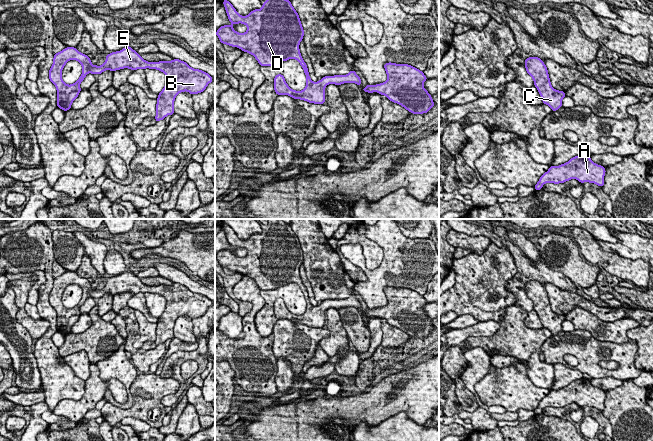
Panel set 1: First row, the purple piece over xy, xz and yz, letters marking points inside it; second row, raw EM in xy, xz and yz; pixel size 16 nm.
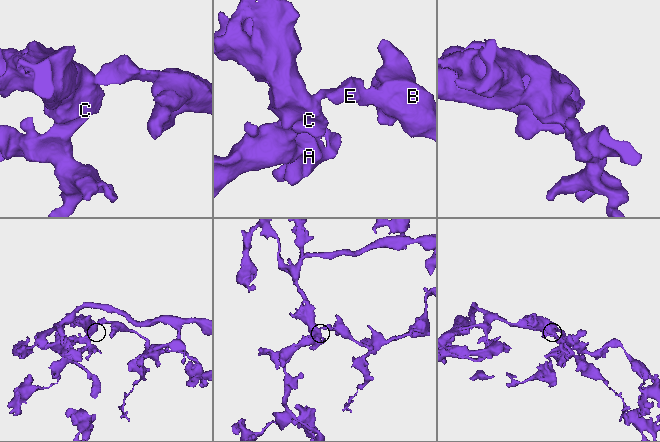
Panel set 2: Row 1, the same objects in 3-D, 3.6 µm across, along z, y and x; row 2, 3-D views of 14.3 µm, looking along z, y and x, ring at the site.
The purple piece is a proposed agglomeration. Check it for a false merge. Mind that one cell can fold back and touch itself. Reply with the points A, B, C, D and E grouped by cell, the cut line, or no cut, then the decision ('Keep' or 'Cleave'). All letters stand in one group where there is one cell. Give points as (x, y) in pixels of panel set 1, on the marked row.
Groups: A B C D E. No split. Keep

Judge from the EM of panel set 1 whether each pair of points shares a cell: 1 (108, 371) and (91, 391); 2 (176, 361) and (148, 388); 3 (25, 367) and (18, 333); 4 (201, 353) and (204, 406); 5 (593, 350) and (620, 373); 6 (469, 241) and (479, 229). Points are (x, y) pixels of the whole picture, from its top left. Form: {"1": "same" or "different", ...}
{"1": "different", "2": "different", "3": "same", "4": "different", "5": "same", "6": "different"}

